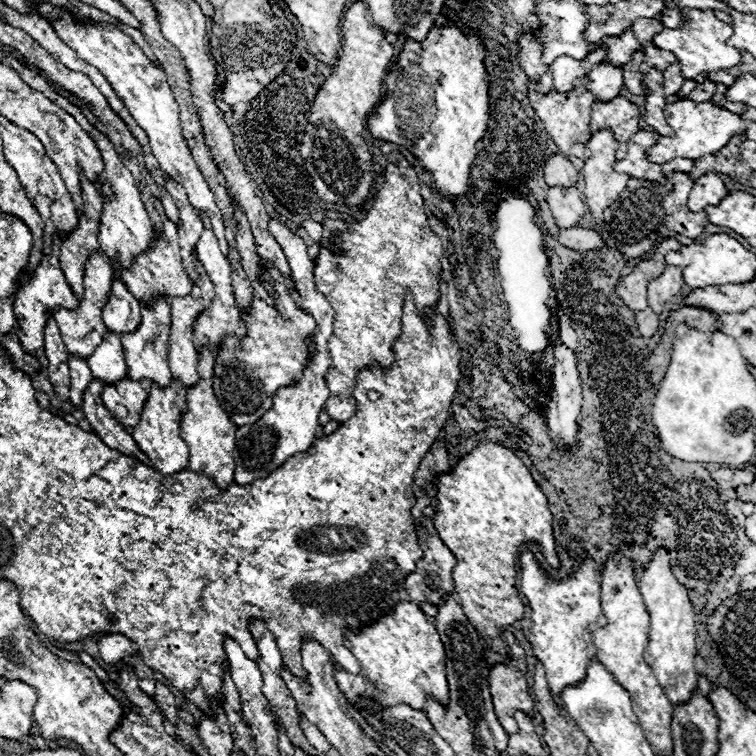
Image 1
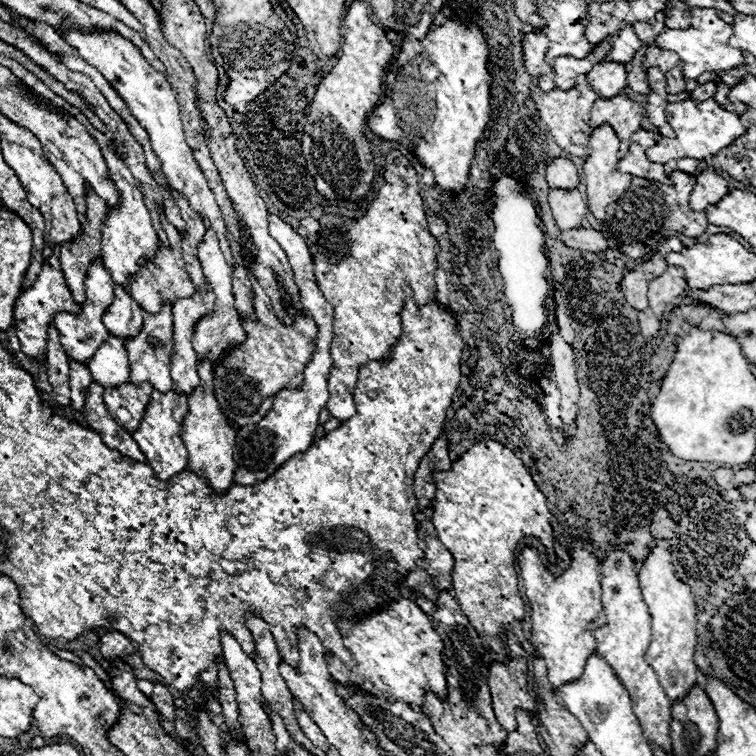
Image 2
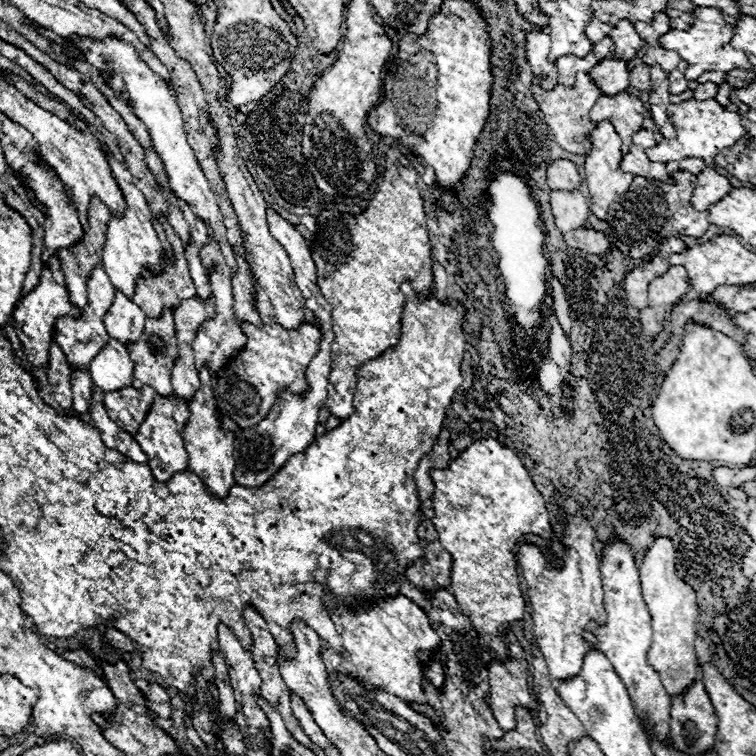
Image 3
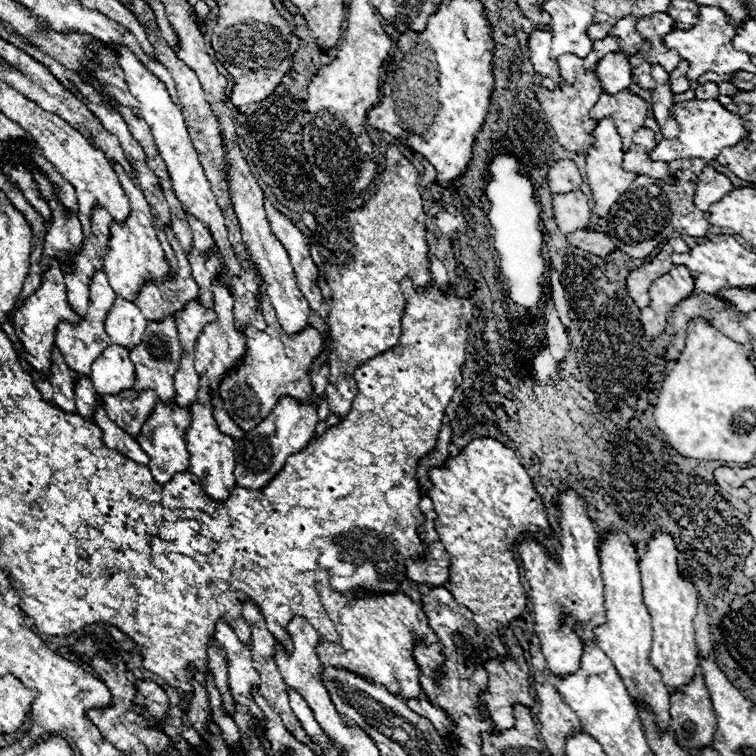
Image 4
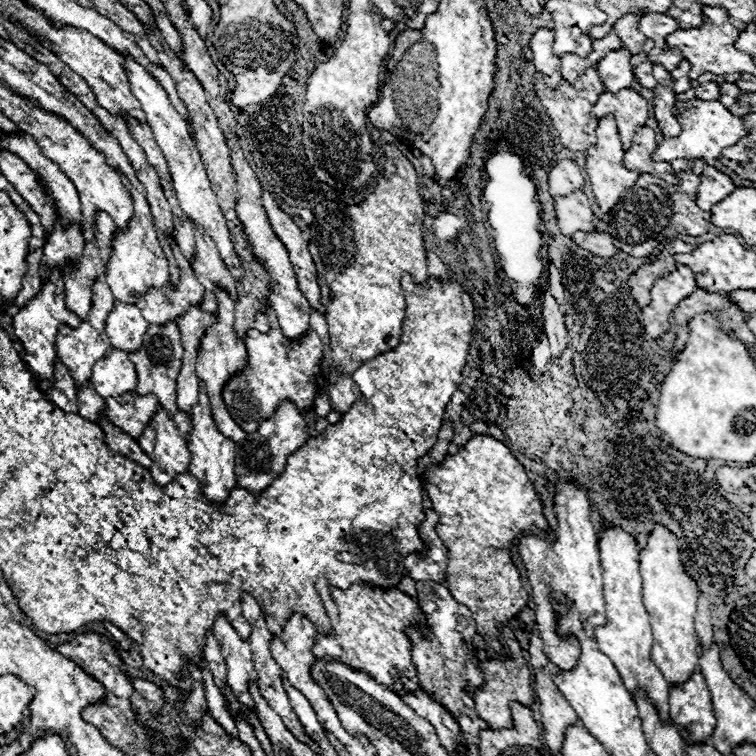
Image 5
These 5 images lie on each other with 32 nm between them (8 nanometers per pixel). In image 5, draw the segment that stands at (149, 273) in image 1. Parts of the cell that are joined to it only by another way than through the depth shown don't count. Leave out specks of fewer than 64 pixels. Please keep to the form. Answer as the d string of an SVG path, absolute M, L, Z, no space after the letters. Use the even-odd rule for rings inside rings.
M174 242L174 252L180 266L178 286L172 286L172 282L168 282L162 288L148 288L136 302L136 306L140 306L140 312L150 324L164 324L168 320L176 320L180 314L186 312L190 304L202 302L204 288L196 282L190 262L184 258L176 242Z

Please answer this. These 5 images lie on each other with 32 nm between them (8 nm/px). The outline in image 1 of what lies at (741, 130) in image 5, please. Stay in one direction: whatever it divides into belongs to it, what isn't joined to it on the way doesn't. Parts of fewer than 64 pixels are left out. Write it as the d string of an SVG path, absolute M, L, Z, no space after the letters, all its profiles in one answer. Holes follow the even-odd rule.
M678 100L672 104L666 104L664 116L668 120L668 126L674 130L672 138L660 138L656 146L646 150L646 158L654 164L664 164L674 158L700 158L706 154L714 154L720 148L724 148L734 132L744 130L744 120L738 114L732 114L724 108L716 108L710 100L708 102L692 102L692 100Z

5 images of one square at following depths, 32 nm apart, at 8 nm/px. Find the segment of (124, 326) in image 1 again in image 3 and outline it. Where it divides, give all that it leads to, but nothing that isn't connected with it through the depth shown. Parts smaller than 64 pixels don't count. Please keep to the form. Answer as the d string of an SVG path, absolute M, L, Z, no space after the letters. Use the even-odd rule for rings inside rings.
M116 290L112 306L108 314L104 314L104 326L108 326L108 334L124 344L134 342L144 330L144 320L146 316L140 306L136 306L128 296Z

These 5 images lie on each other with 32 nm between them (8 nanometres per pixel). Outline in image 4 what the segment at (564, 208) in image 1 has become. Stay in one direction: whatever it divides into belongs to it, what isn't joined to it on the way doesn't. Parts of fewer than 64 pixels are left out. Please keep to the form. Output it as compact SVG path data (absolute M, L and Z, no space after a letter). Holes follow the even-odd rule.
M580 190L568 194L552 194L552 210L562 234L584 230L590 224L592 210L588 206L588 198Z

